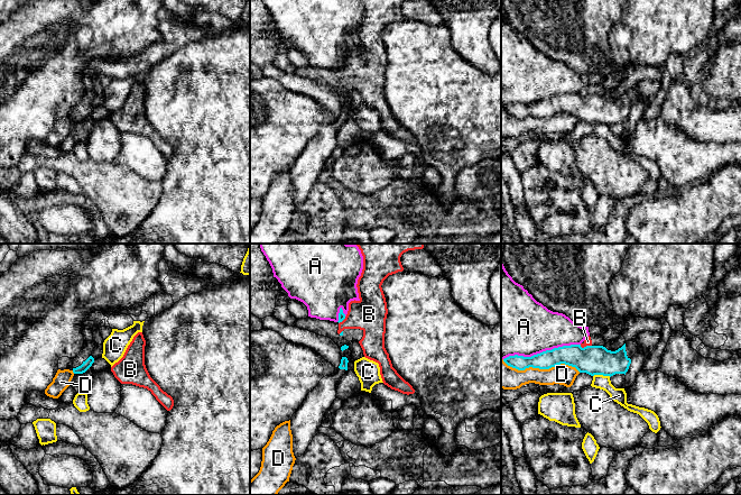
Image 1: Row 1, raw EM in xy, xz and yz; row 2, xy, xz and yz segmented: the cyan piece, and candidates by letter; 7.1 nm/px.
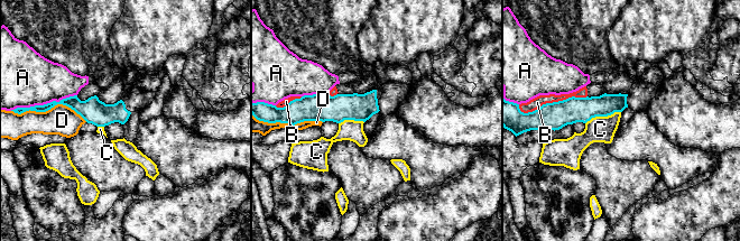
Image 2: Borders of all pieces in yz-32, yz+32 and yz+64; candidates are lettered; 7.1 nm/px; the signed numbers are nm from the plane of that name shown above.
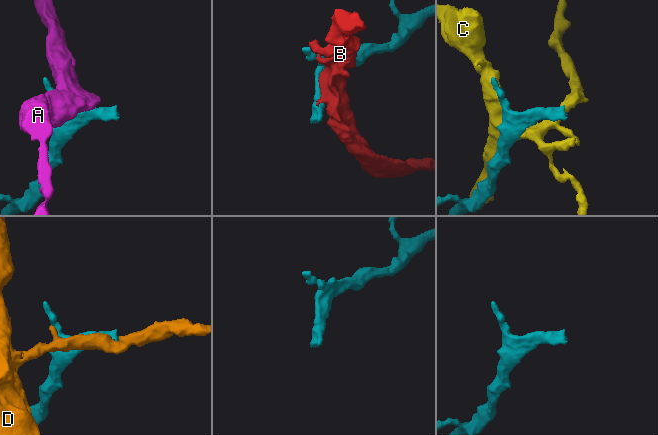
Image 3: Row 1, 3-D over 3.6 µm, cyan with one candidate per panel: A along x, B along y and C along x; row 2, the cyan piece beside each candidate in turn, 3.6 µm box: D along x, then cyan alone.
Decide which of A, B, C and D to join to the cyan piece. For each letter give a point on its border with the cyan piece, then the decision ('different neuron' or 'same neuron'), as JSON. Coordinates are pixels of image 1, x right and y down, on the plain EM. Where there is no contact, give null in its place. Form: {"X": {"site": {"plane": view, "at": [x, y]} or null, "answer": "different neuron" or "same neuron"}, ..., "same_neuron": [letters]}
{"A": {"site": {"plane": "yz", "at": [543, 100]}, "answer": "different neuron"}, "B": {"site": {"plane": "yz", "at": [586, 94]}, "answer": "different neuron"}, "C": {"site": {"plane": "yz", "at": [602, 122]}, "answer": "different neuron"}, "D": {"site": {"plane": "yz", "at": [542, 117]}, "answer": "different neuron"}, "same_neuron": []}

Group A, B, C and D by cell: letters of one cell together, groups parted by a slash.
A / B / C / D

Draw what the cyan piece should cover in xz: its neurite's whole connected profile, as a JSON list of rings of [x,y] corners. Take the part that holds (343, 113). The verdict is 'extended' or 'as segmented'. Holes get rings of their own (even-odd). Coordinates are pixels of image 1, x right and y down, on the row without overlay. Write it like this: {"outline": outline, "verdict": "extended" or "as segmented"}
{"outline": [[[342,106],[334,121],[323,126],[293,163],[290,178],[295,207],[305,202],[313,186],[318,182],[319,174],[328,166],[331,154],[336,147],[336,134],[348,119],[348,111],[348,107]]], "verdict": "extended"}

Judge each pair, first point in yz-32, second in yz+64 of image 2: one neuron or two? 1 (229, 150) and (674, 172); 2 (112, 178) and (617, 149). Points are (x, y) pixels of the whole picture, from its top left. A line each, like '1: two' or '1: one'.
1: one
2: two

